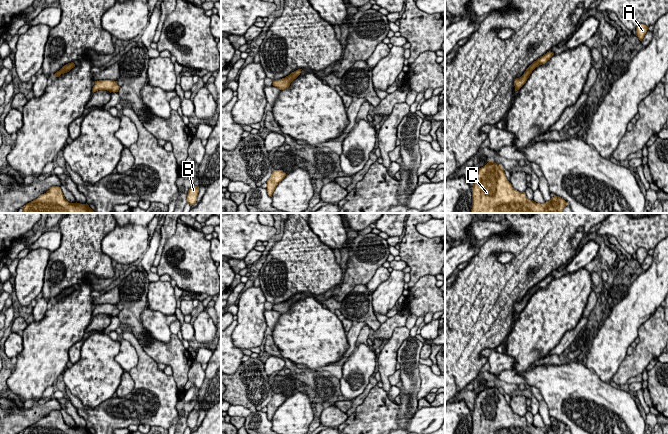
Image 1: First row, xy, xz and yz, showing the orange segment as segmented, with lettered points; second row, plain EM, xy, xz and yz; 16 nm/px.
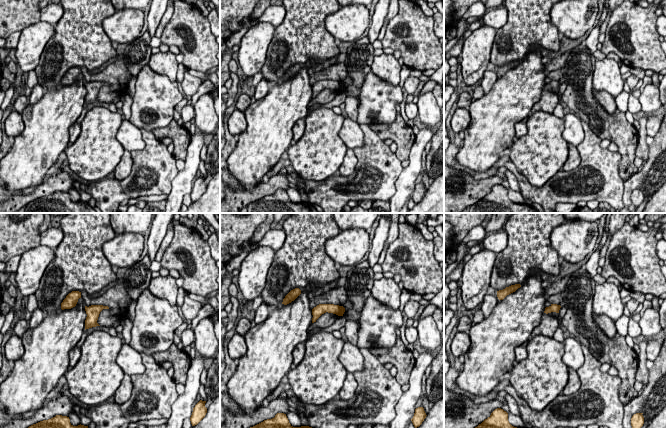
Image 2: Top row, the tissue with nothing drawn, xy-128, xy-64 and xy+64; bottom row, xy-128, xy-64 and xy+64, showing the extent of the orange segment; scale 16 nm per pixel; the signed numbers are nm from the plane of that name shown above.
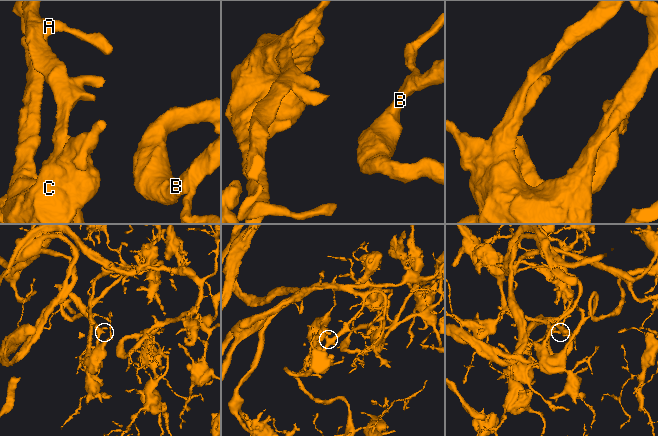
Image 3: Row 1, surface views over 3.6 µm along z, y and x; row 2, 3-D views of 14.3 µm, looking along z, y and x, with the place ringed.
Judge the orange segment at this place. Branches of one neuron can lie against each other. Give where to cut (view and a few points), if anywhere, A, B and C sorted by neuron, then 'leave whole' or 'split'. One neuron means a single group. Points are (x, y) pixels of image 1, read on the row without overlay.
no cut | A B C | leave whole

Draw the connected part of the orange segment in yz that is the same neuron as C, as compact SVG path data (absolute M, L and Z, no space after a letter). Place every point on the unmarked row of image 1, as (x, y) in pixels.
M492 384L475 399L471 434L563 434L567 429L556 419L543 428L528 424L525 416L512 411L504 392Z

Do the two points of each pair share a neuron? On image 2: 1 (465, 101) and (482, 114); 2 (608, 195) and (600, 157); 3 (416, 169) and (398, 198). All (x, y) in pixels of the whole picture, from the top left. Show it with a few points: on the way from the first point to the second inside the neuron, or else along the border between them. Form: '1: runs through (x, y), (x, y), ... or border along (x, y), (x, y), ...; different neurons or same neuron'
1: border along (472, 102), (468, 109); different neurons
2: runs through (607, 186), (604, 176), (600, 171), (600, 166); same neuron
3: runs through (409, 176), (403, 191); same neuron

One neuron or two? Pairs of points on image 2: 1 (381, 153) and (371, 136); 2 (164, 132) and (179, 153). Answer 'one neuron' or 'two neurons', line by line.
1: one neuron
2: one neuron

